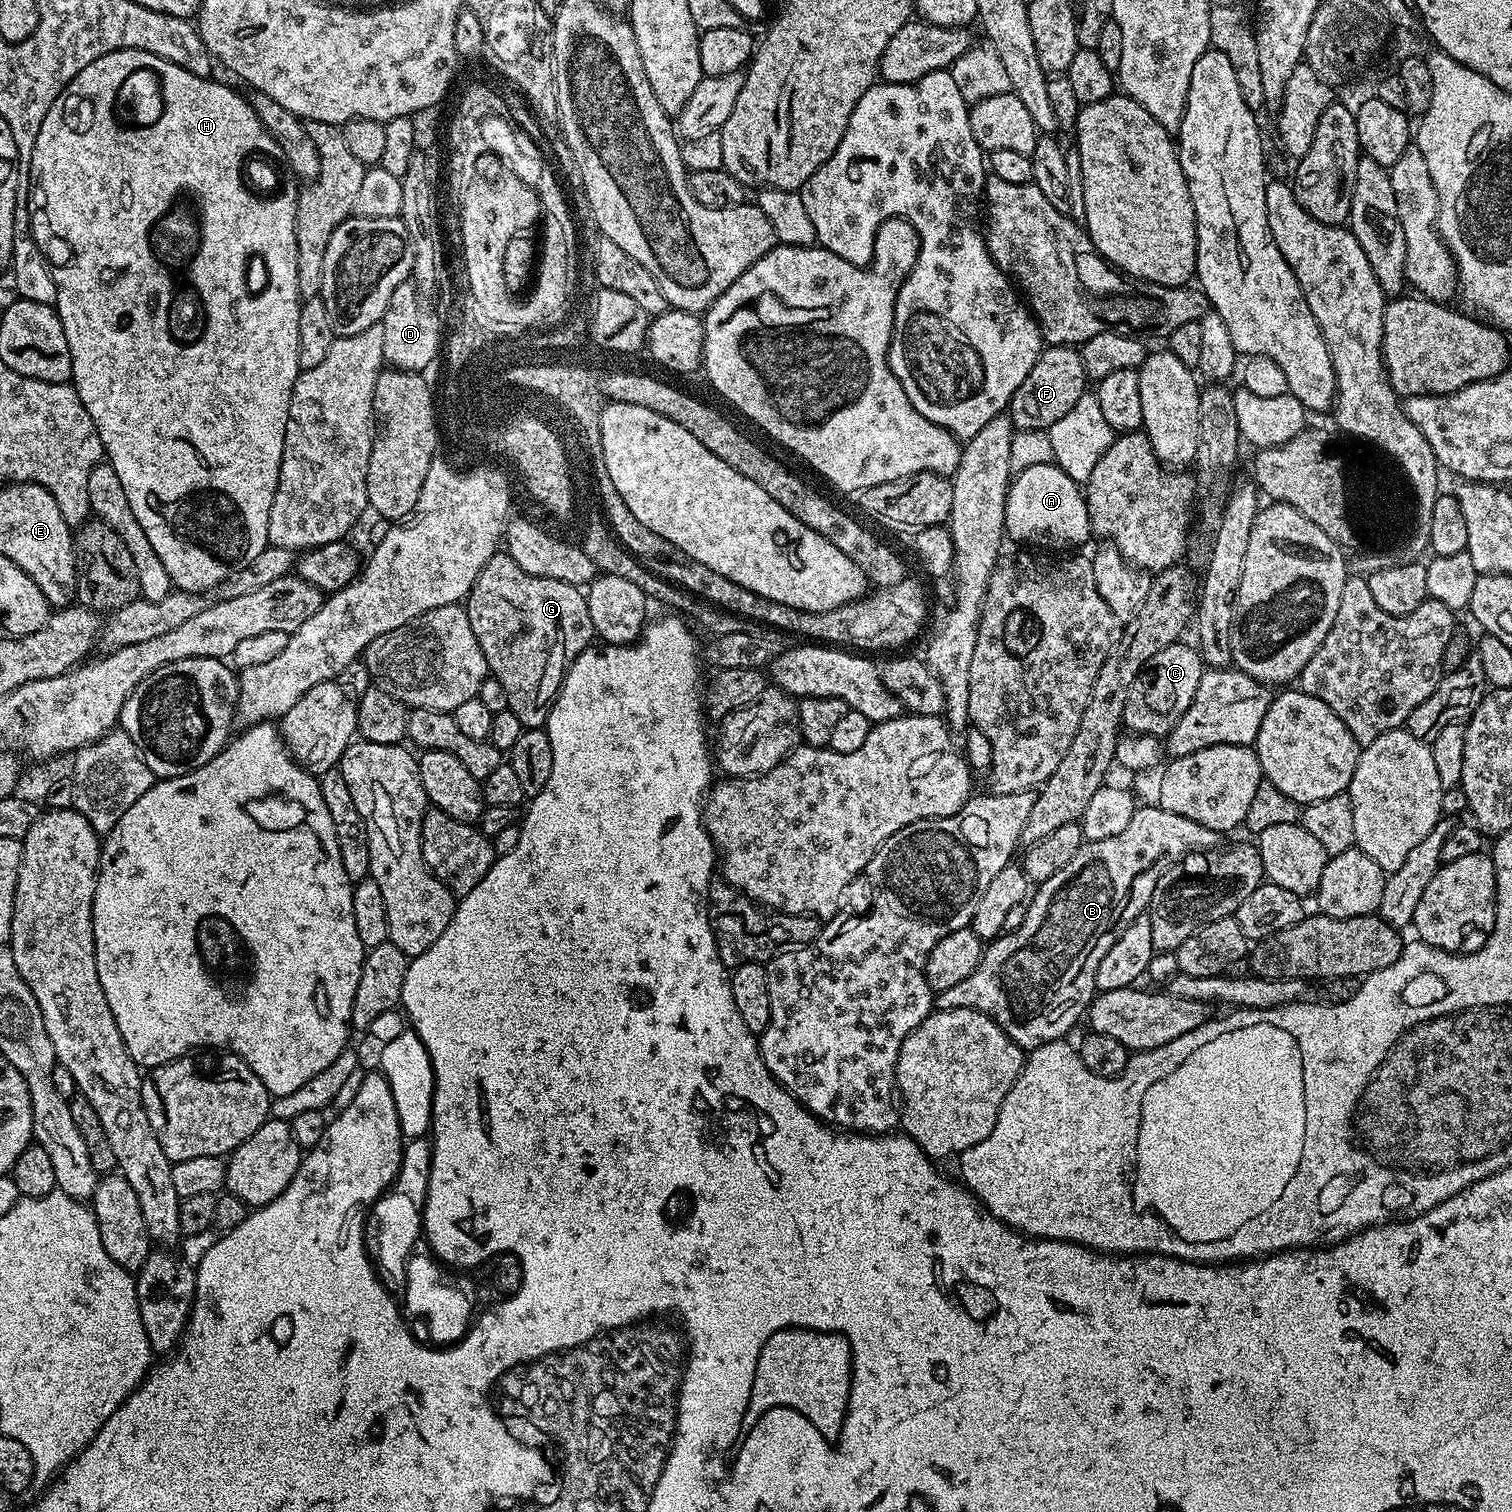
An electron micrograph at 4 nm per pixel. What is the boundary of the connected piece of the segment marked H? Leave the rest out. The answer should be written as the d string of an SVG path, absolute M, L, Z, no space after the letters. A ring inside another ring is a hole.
M133 48L111 52L94 62L90 62L90 66L86 66L86 70L82 70L82 74L78 74L73 78L62 90L62 94L58 94L54 106L50 106L50 110L46 110L46 118L42 118L42 130L38 130L38 142L34 142L30 175L32 175L32 197L29 198L28 204L26 204L26 210L30 214L34 242L38 242L38 246L45 258L48 259L48 264L52 267L52 273L54 274L54 282L56 283L56 303L54 307L60 315L62 330L66 330L66 342L70 346L70 358L72 359L72 379L70 383L80 396L82 406L86 406L86 414L90 414L90 422L94 422L94 426L98 430L98 438L104 447L104 456L107 463L114 466L118 479L122 481L122 490L128 492L126 498L130 501L130 510L134 510L134 518L138 518L142 530L146 530L146 538L150 538L150 546L154 546L158 558L162 558L162 566L166 566L166 574L170 574L173 585L181 592L208 594L211 588L212 591L219 589L220 585L226 583L235 572L242 570L250 562L254 562L254 558L258 558L258 554L262 554L262 550L269 547L270 506L274 502L274 490L278 486L278 474L282 466L282 446L286 438L288 403L292 397L294 382L300 377L302 371L298 362L298 314L300 313L302 297L298 286L296 200L300 197L300 188L296 175L292 172L292 167L286 162L286 154L282 154L282 146L278 146L278 142L274 142L272 135L262 126L258 114L252 109L252 101L247 95L239 96L230 85L219 84L216 78L190 74L190 70L182 70L182 66L178 66L174 62L166 62L154 54L134 50ZM179 192L189 192L190 195L196 196L196 204L200 207L200 249L197 250L196 257L192 260L192 284L196 287L201 302L204 303L204 312L172 312L172 276L160 265L159 258L161 259L161 257L154 251L154 245L149 240L152 228L160 220L165 219L166 213L176 204L174 202ZM255 252L260 252L265 266L268 267L268 285L257 296L251 296L248 293L248 284L244 281L244 267L247 266L248 259Z

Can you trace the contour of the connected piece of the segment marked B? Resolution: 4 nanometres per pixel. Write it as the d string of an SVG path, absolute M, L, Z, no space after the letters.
M1153 806L1153 808L1137 807L1126 830L1122 830L1120 834L1116 834L1114 837L1103 838L1101 841L1087 841L1081 844L1078 854L1074 854L1074 858L1070 858L1070 862L1066 862L1066 866L1062 866L1062 870L1058 870L1058 874L1054 874L1054 878L1050 878L1044 884L1039 885L1031 893L1030 899L1027 901L1028 909L1026 910L1026 918L1022 921L1022 926L1019 926L1018 930L1013 932L1005 932L991 941L985 947L978 966L974 966L974 974L970 974L970 978L962 978L962 982L958 982L958 986L950 986L950 990L942 990L935 993L935 1007L939 1010L950 1010L951 1008L973 1008L978 1010L991 1018L1019 1048L1025 1050L1046 1046L1046 1042L1065 1039L1069 1035L1067 1032L1079 1020L1081 1023L1085 1019L1088 1007L1092 1005L1093 999L1097 995L1096 979L1098 978L1098 966L1102 962L1102 958L1106 958L1106 953L1110 951L1110 946L1114 946L1114 942L1118 938L1122 938L1122 930L1126 930L1126 926L1130 926L1132 920L1145 915L1148 903L1152 901L1154 886L1158 886L1158 878L1162 878L1165 870L1172 867L1173 864L1176 864L1189 852L1203 852L1215 849L1218 844L1216 840L1218 840L1217 832L1202 826L1198 822L1194 822L1190 818L1182 818L1182 814L1170 814L1170 810L1159 806Z

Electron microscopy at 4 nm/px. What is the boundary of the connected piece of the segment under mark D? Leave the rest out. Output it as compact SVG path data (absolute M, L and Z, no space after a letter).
M411 279L404 280L402 286L390 294L390 303L386 305L382 326L382 354L385 365L401 372L423 373L442 352L442 330L440 320L424 305L425 297L416 289Z

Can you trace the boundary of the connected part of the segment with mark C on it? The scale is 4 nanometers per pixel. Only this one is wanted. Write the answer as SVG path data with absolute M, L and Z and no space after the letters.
M1177 642L1159 650L1135 678L1123 718L1123 727L1129 733L1153 738L1167 737L1168 732L1174 730L1178 718L1182 718L1182 714L1186 714L1186 710L1196 701L1198 682L1206 665L1199 651L1191 643L1184 643Z

